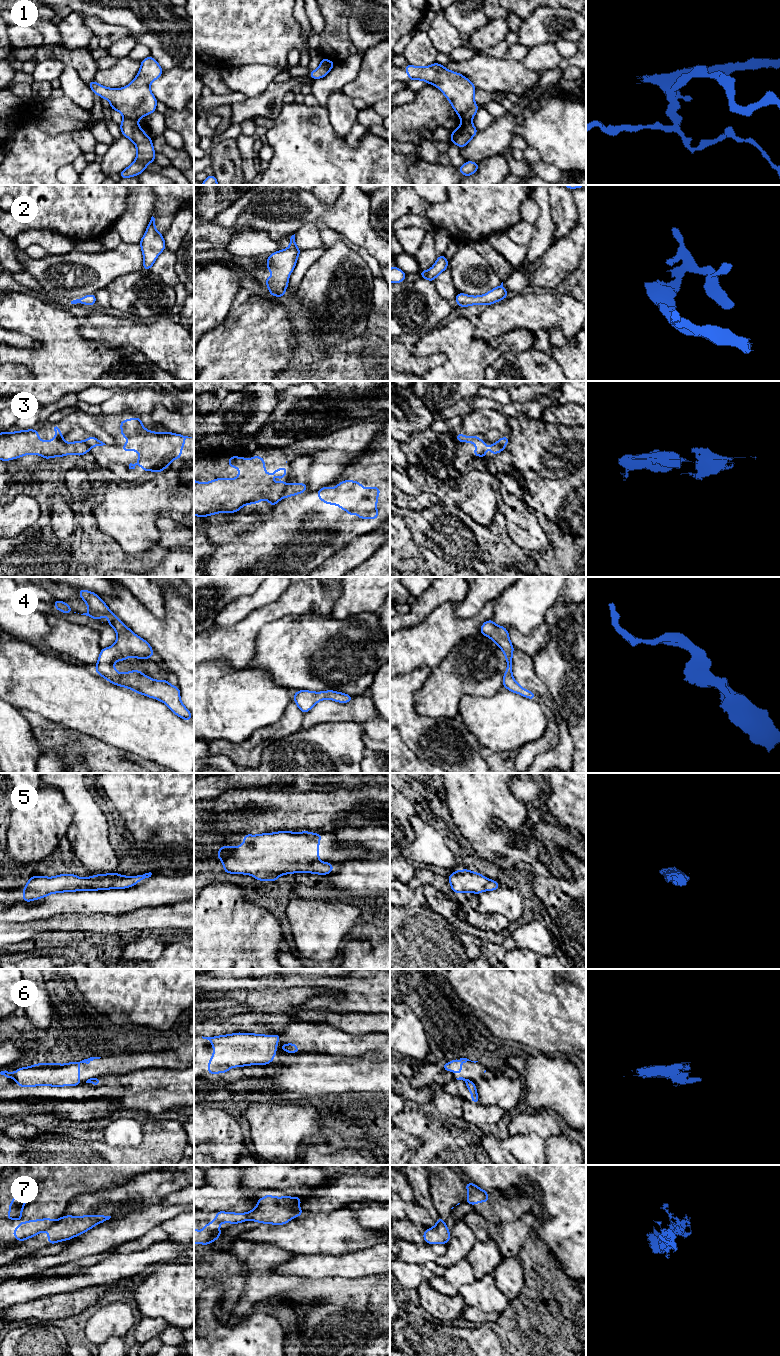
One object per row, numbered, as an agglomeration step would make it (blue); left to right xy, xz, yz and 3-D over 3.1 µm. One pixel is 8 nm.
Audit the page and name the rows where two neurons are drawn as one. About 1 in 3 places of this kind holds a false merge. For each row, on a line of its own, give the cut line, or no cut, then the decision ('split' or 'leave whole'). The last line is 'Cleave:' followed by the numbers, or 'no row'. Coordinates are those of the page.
1: cut in xy along (124, 117), (136, 121); split
2: no cut; leave whole
3: cut in xz along (285, 485), (281, 497); split
4: no cut; leave whole
5: no cut; leave whole
6: cut in xy along (95, 1078), (87, 1081); split
7: cut in xy along (55, 1221), (47, 1230); split
Cleave: 1, 3, 6, 7

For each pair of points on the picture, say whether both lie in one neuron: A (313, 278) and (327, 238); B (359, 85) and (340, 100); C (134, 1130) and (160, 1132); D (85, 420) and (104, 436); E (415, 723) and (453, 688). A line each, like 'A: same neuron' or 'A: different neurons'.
A: different neurons
B: different neurons
C: different neurons
D: same neuron
E: different neurons

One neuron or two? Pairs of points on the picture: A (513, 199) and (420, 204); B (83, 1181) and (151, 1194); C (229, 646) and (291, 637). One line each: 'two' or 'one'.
A: one
B: two
C: two

